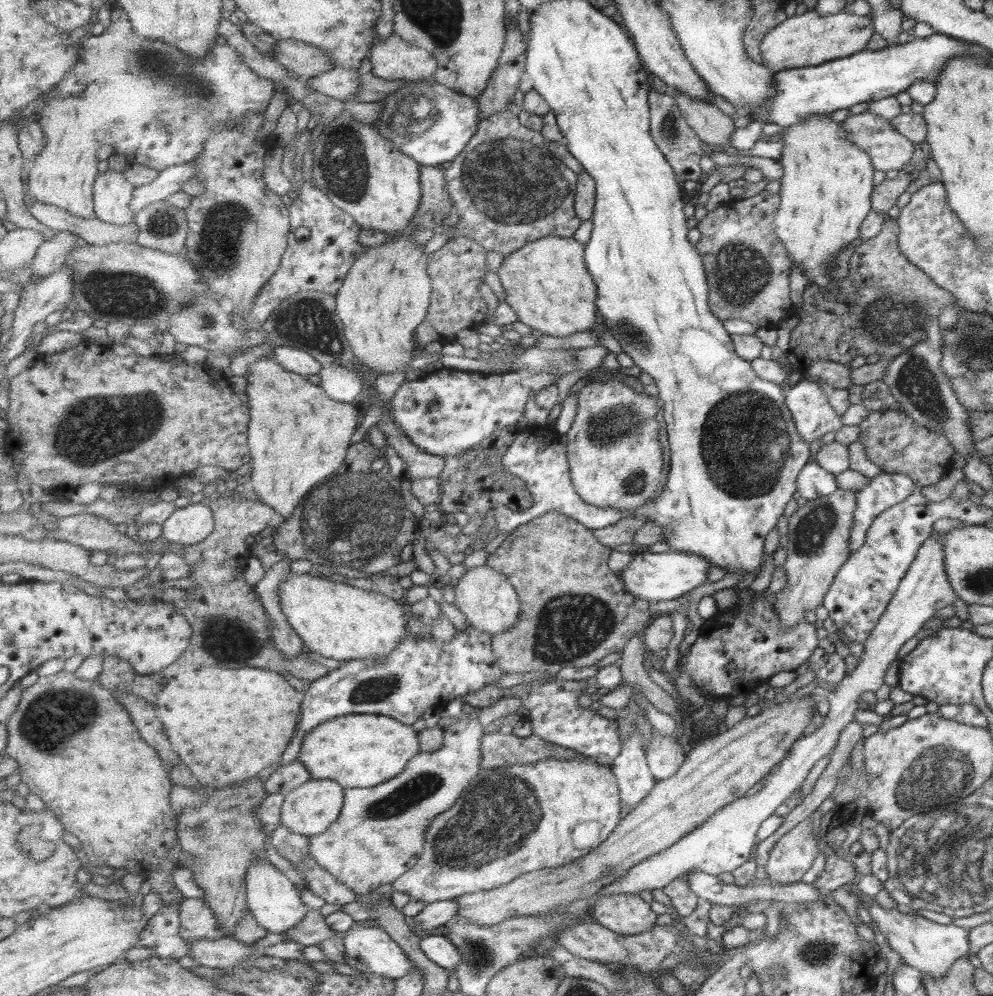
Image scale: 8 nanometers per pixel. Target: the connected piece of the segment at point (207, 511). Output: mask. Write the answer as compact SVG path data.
M200 502L177 508L163 525L163 539L194 545L204 542L216 530L217 520L212 507Z

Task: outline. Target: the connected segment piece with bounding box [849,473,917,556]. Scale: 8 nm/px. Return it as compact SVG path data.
M880 473L856 495L854 522L850 531L849 556L864 544L871 522L891 506L902 502L917 487L905 474Z

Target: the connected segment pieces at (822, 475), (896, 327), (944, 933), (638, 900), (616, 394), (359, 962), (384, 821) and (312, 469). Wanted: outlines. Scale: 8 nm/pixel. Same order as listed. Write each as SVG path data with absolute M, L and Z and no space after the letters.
M816 461L806 463L797 477L797 492L806 500L828 496L839 488L835 474L824 470Z
M887 216L882 231L857 247L849 276L807 286L790 348L782 359L791 375L804 376L804 369L817 360L846 366L857 356L872 354L892 360L926 338L925 320L938 318L944 306L952 304L958 313L968 311L900 254L898 234L897 220Z
M875 900L870 906L866 906L865 912L875 931L886 937L888 946L900 954L902 962L916 968L923 975L944 976L952 970L952 964L958 958L969 954L968 930L954 923L949 925L936 923L916 912L904 914L898 909L885 909Z
M612 895L596 900L592 916L623 935L638 935L656 928L658 914L640 895Z
M614 377L606 383L590 382L578 392L578 395L579 415L574 428L568 434L567 442L576 491L588 504L602 508L611 506L620 510L633 510L648 504L660 488L662 470L666 464L658 422L658 414L662 407L660 398L636 392L633 387L624 383L623 377Z
M357 922L345 932L348 965L364 973L380 973L382 976L394 977L395 980L404 978L414 971L415 964L400 943L396 942L387 930L367 923Z
M474 708L469 714L458 718L458 723L446 730L446 744L440 752L422 752L408 764L406 770L388 784L380 784L372 788L347 788L347 798L342 816L328 832L311 836L311 856L327 871L330 871L340 882L355 890L361 896L378 890L384 884L393 884L410 872L423 857L427 850L427 835L430 825L436 817L444 815L454 808L463 792L486 769L482 766L483 739L486 728L480 722L480 708Z
M274 353L252 363L248 369L246 391L251 398L250 444L254 470L249 493L273 506L288 520L318 484L344 466L364 412L361 404L334 400L322 385L312 384L308 377L292 372L280 364L280 361L274 358Z

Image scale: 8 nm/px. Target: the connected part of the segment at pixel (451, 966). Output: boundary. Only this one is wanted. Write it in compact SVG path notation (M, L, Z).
M430 935L422 939L421 943L430 960L434 960L449 972L456 971L456 967L462 962L463 954L460 948L448 935Z

